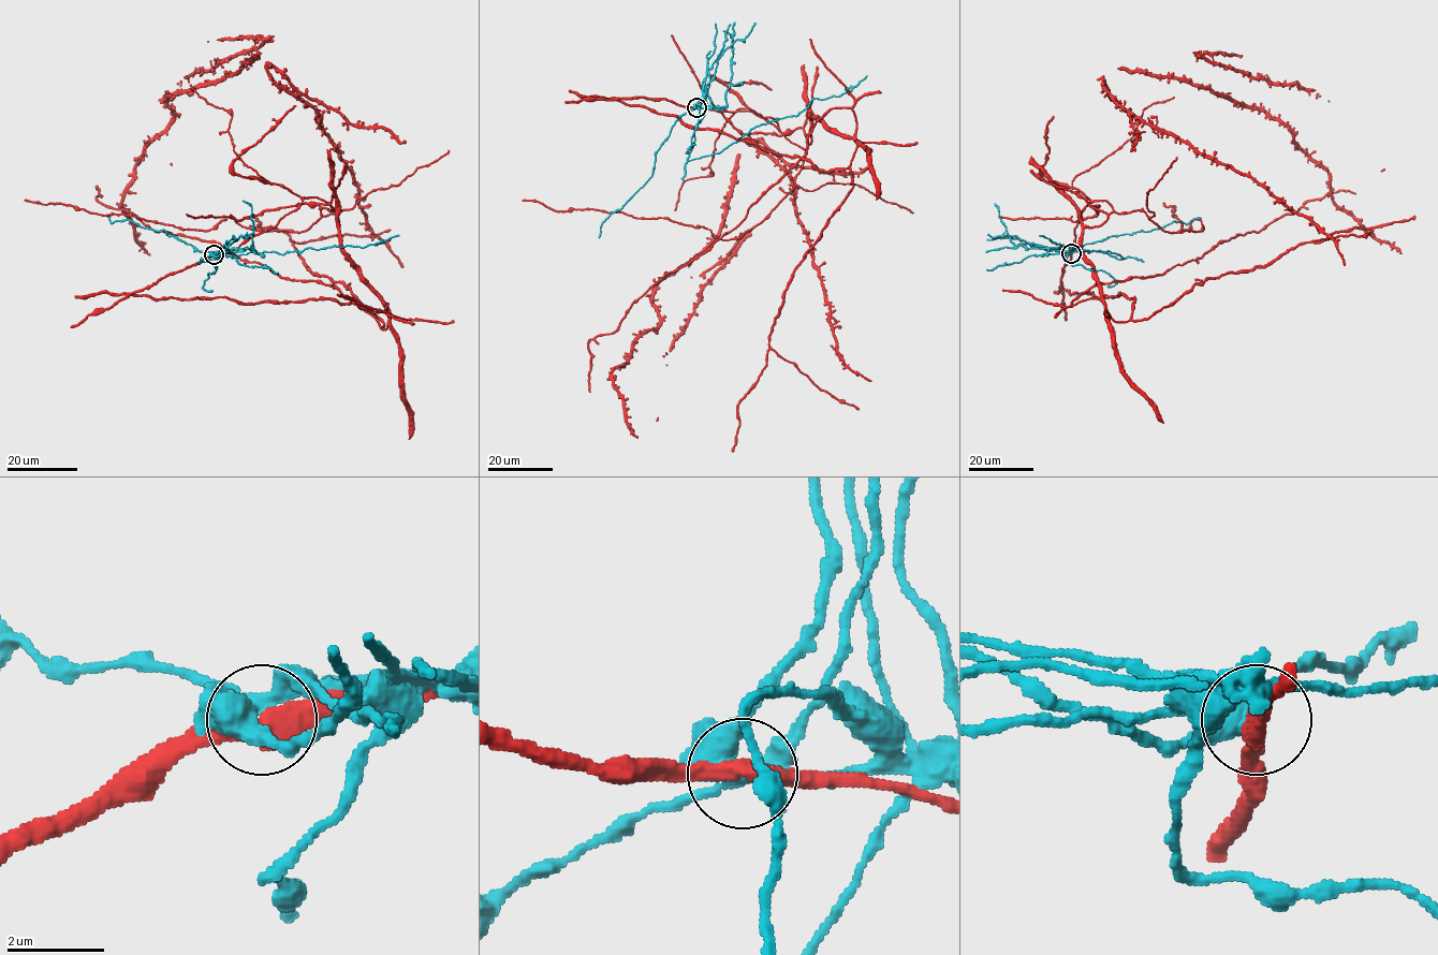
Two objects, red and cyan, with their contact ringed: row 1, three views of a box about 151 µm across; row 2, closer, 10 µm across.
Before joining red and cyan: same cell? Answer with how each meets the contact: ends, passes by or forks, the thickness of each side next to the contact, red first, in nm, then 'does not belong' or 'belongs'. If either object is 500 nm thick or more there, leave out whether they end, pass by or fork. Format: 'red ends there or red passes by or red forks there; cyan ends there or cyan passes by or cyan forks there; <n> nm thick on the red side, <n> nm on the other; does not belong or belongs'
red passes by; cyan forks there; 420 nm thick on the red side, 380 nm on the other; does not belong

